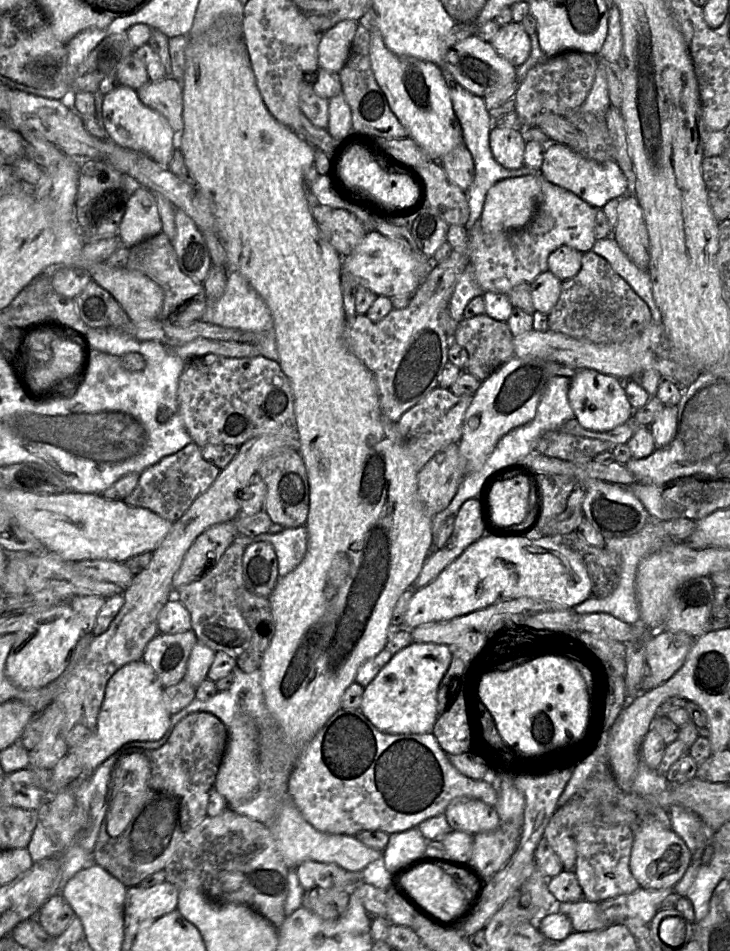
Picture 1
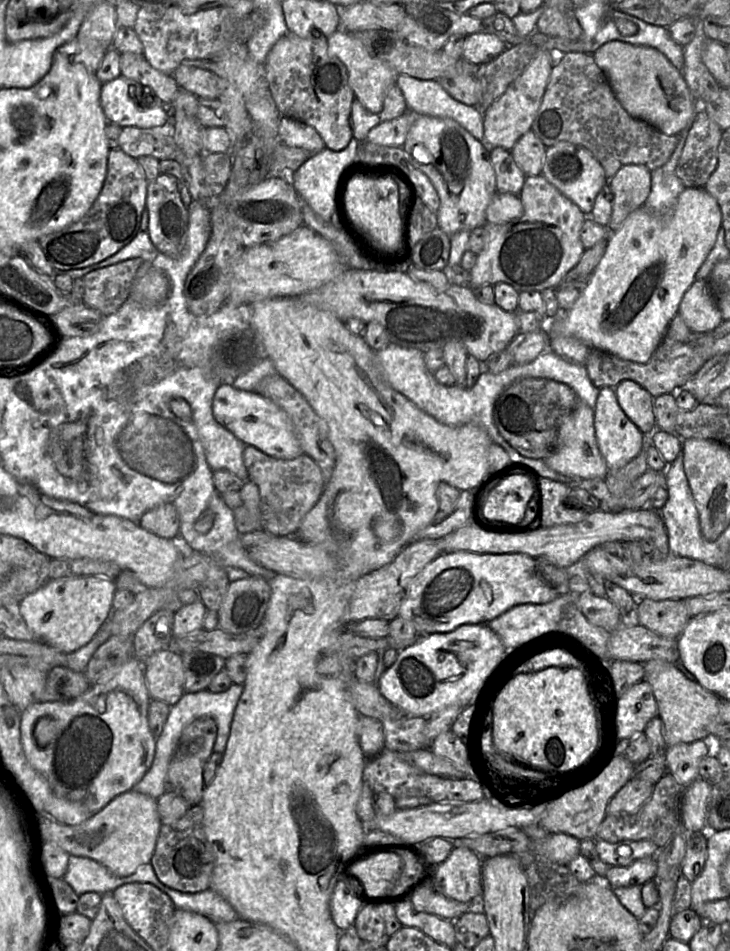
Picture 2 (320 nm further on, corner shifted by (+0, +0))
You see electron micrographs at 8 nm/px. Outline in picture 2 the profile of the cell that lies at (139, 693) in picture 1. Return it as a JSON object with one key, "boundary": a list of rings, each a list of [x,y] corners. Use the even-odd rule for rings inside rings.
{"boundary":[[[134,656],[113,675],[91,684],[85,693],[73,701],[36,702],[21,711],[20,740],[25,756],[48,781],[55,795],[80,803],[93,815],[118,795],[131,790],[152,765],[156,738],[148,724],[150,699],[143,663]]]}

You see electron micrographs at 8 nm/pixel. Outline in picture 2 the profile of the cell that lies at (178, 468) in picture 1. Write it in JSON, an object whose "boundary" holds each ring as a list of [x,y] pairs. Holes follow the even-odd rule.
{"boundary":[[[161,503],[146,511],[138,521],[143,529],[166,539],[179,535],[180,522],[177,509],[172,503]]]}

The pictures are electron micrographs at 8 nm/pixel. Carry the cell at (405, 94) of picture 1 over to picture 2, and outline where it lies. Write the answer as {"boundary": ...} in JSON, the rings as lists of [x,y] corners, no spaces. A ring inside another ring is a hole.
{"boundary":[[[418,115],[407,134],[403,149],[413,165],[423,172],[435,187],[440,198],[440,208],[437,212],[438,227],[449,237],[458,231],[472,231],[487,223],[486,209],[497,192],[497,185],[489,148],[484,142],[477,140],[451,118]]]}

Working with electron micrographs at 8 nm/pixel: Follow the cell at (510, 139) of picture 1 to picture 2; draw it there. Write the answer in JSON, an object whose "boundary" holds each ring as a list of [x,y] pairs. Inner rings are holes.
{"boundary":[[[502,147],[489,148],[489,157],[496,175],[497,191],[519,195],[527,176],[515,162],[511,151]]]}

